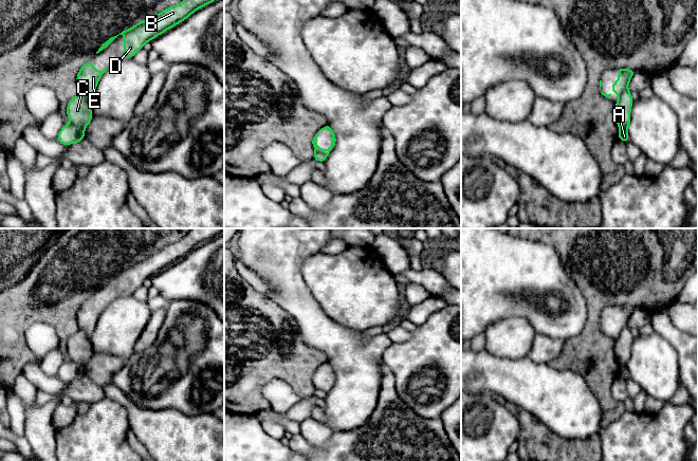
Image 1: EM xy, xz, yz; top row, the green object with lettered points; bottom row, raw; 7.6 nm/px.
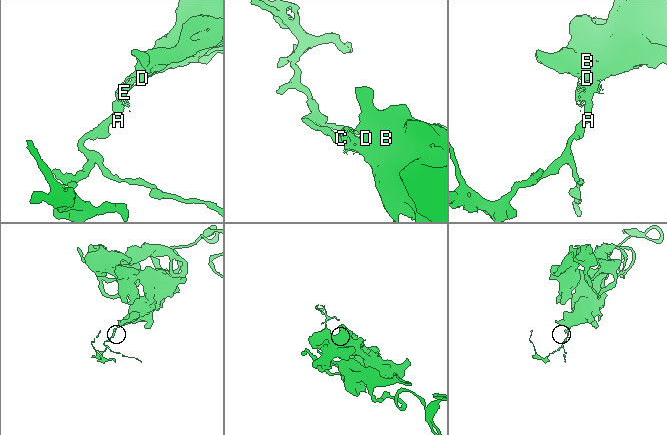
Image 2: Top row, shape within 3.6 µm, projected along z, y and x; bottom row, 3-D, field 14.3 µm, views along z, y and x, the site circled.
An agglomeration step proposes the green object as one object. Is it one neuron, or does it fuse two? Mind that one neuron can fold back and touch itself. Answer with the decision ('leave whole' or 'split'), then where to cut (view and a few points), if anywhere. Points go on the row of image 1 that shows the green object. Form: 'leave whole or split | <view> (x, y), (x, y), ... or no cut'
split | xy (78, 91), (85, 94), (88, 102)

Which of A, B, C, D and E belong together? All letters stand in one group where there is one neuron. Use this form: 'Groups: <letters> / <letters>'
Groups: A C / B D E

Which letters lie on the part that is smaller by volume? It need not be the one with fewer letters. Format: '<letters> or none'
A, C

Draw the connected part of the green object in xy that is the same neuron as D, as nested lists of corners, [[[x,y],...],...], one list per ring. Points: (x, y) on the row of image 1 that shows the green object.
[[[184,0],[155,16],[136,23],[118,35],[124,36],[123,58],[132,58],[144,44],[187,19],[194,12],[215,0]]]

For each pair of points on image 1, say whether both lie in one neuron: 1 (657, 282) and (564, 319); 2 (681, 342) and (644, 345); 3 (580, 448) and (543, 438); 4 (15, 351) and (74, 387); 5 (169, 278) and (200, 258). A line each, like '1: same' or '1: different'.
1: different
2: different
3: same
4: different
5: same

